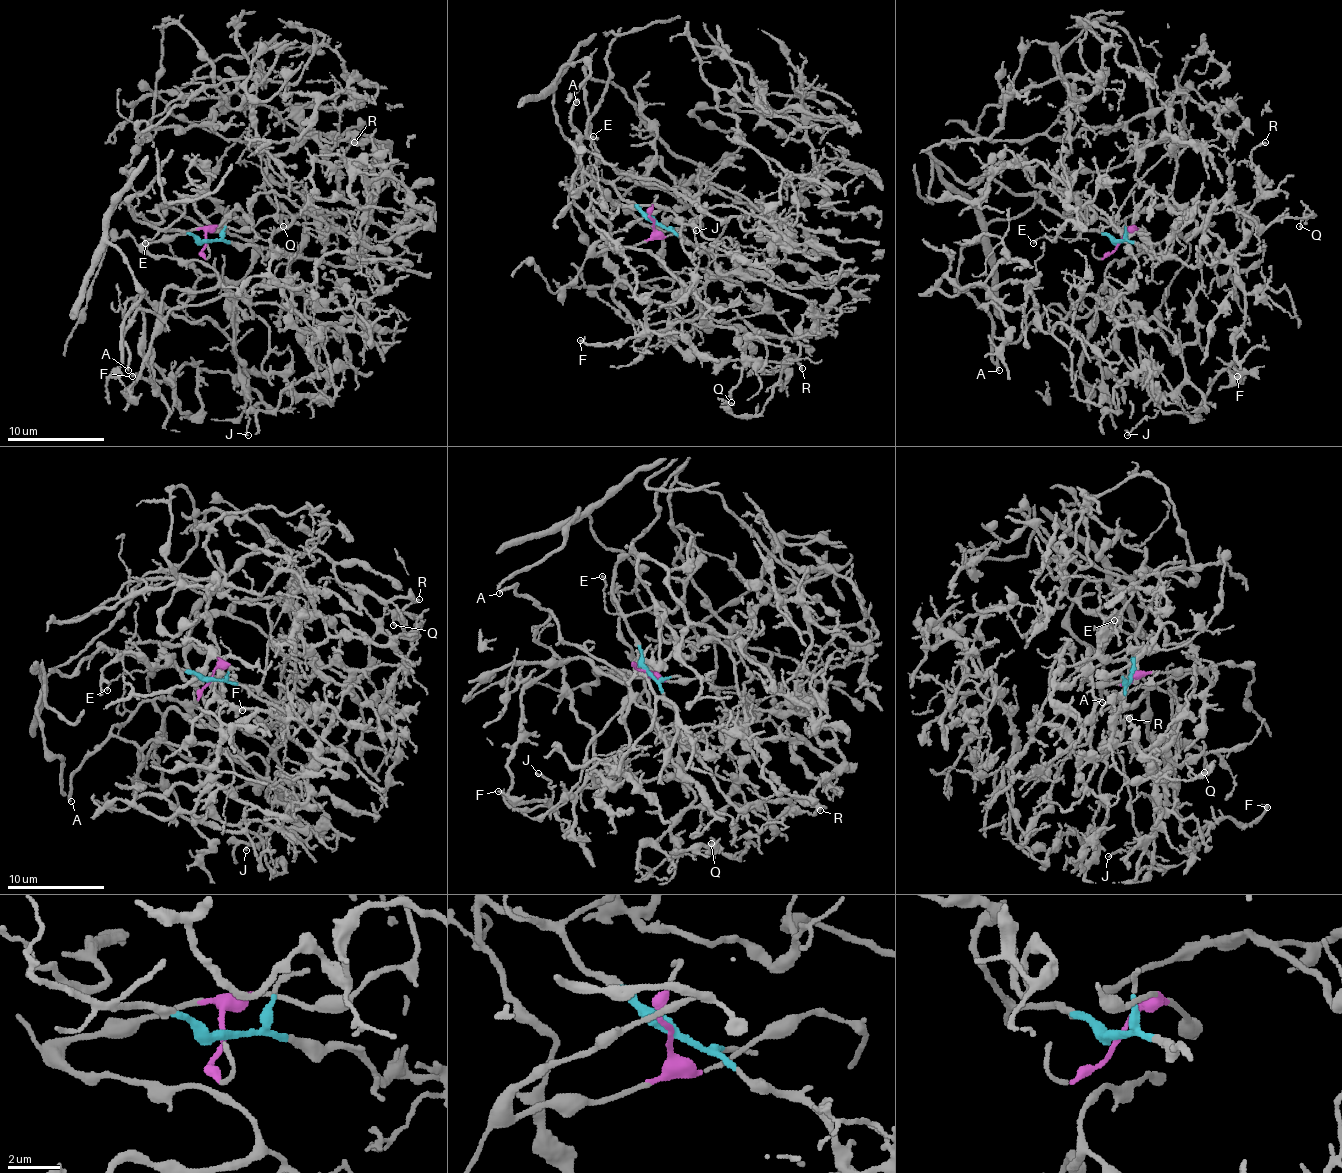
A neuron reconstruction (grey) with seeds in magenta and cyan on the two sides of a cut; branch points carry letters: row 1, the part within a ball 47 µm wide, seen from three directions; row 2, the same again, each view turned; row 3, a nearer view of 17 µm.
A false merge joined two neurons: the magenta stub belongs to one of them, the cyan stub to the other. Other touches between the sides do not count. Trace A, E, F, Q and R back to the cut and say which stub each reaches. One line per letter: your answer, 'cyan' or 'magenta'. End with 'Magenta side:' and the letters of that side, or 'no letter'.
A: cyan
E: cyan
F: cyan
Q: cyan
R: cyan
Magenta side: no letter

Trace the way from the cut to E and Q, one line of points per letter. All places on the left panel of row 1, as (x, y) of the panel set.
E: (207, 241), (175, 232), (160, 232), (143, 236), (146, 244)
Q: (207, 241), (251, 244), (265, 256), (270, 239), (304, 210), (351, 219), (334, 227), (309, 215), (282, 227)

